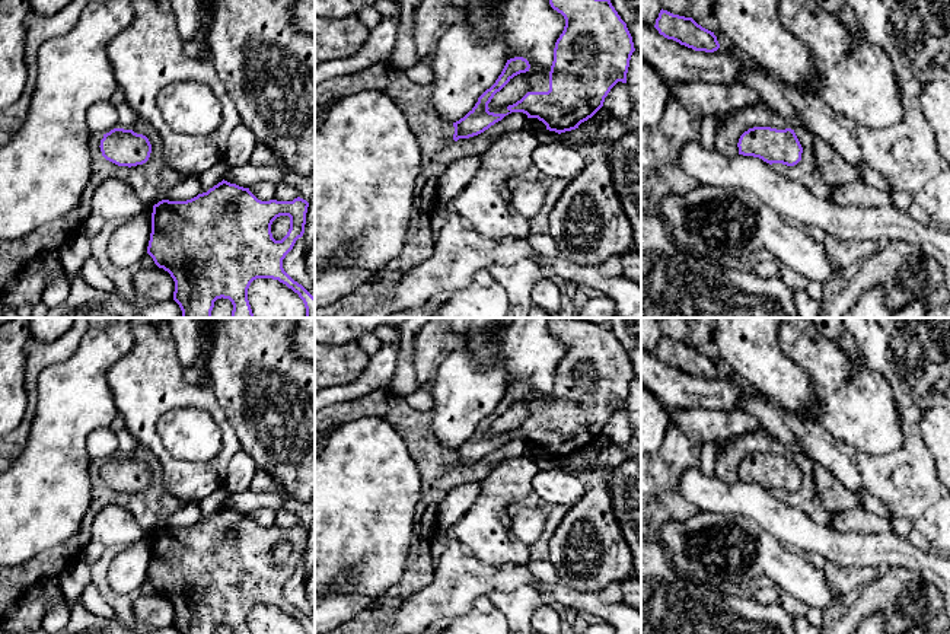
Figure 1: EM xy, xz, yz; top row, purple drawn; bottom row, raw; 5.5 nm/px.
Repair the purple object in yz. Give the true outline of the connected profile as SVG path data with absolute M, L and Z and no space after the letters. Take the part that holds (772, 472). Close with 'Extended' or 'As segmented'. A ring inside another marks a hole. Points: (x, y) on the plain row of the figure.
M753 453L737 469L739 481L759 484L763 488L794 493L801 487L803 474L791 455Z. As segmented

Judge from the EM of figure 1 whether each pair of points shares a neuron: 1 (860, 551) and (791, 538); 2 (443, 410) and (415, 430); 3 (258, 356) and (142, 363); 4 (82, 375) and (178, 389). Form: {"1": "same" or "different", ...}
{"1": "same", "2": "different", "3": "different", "4": "different"}

